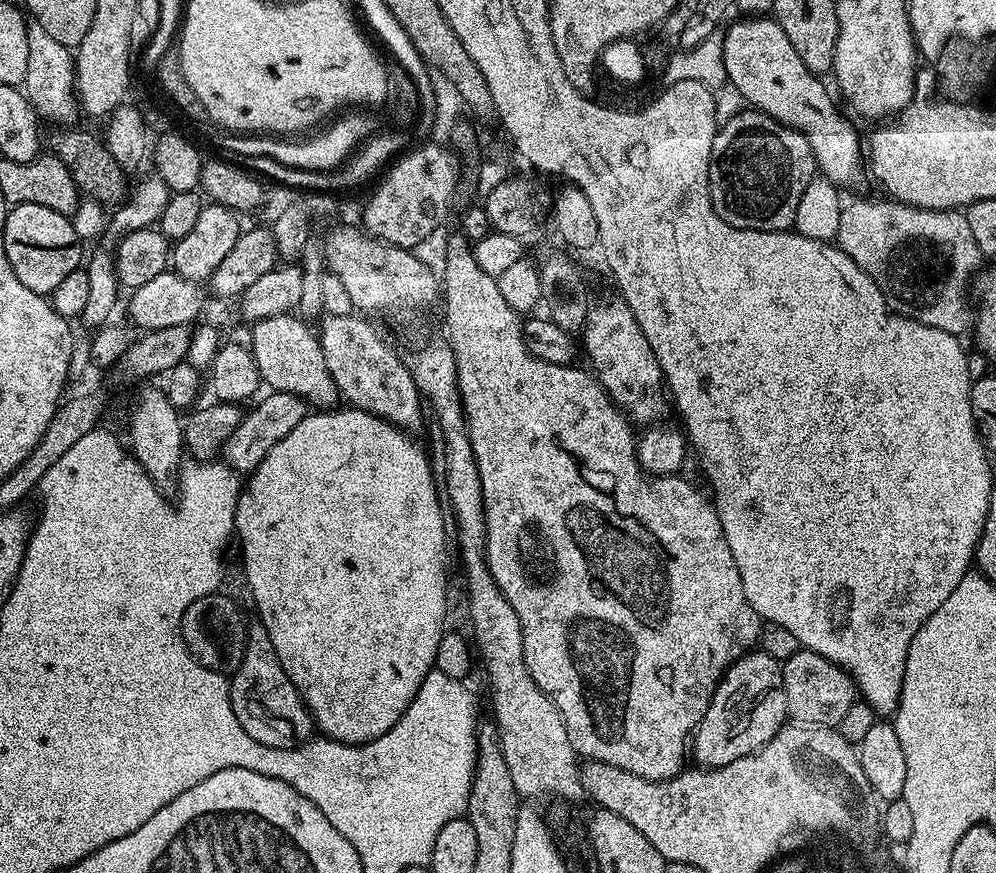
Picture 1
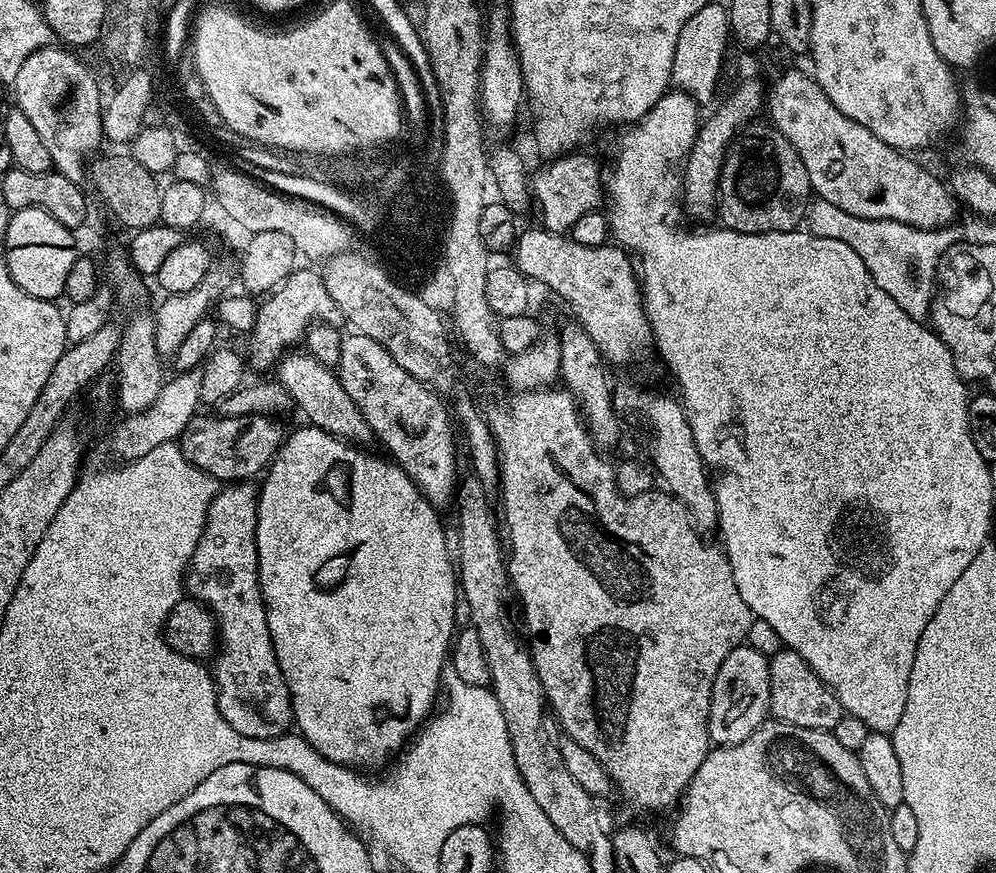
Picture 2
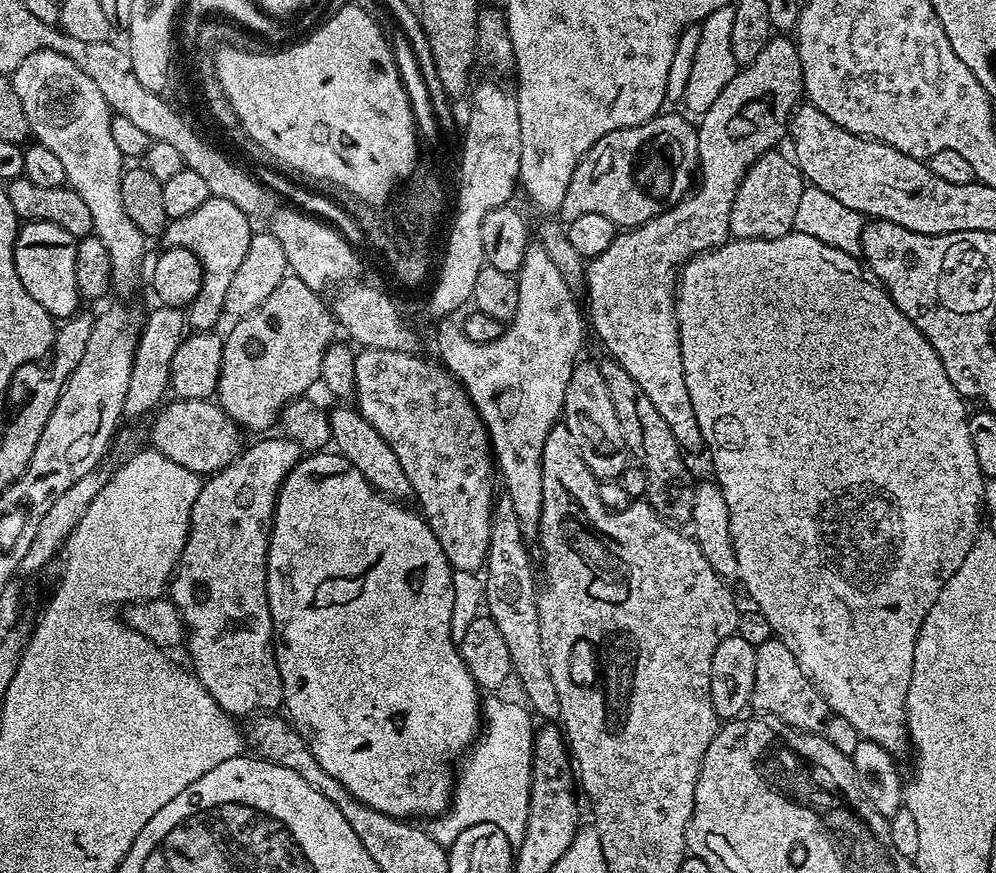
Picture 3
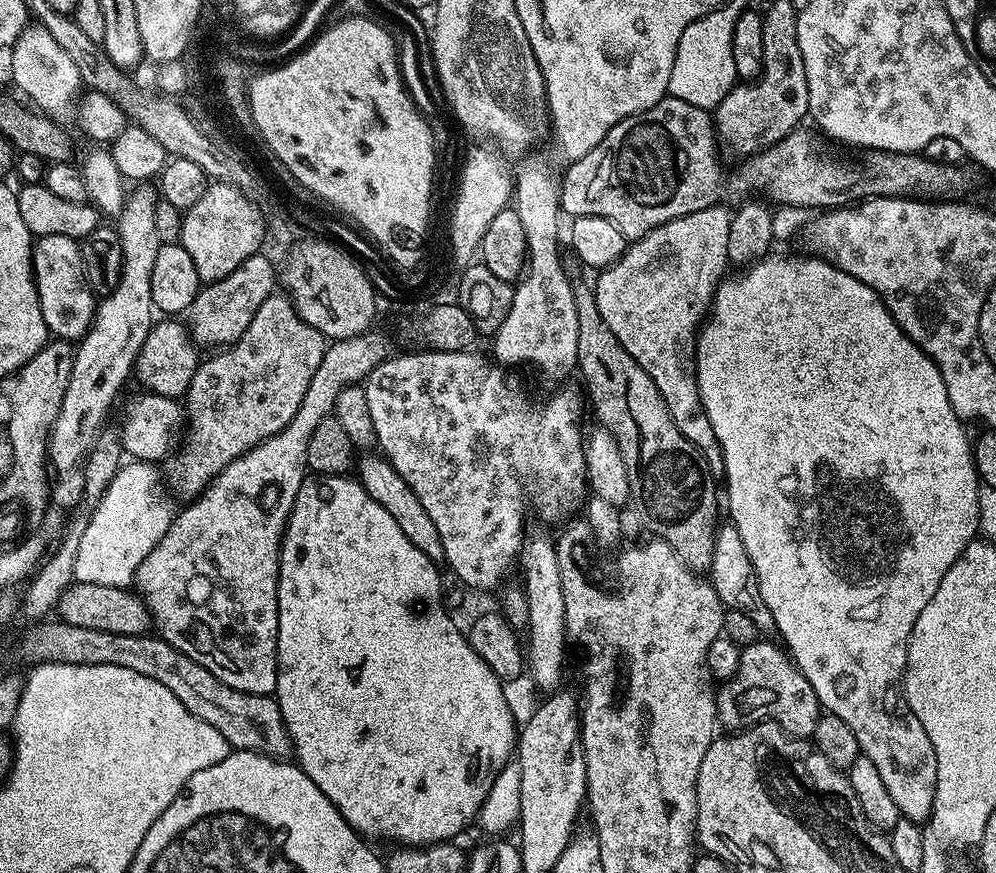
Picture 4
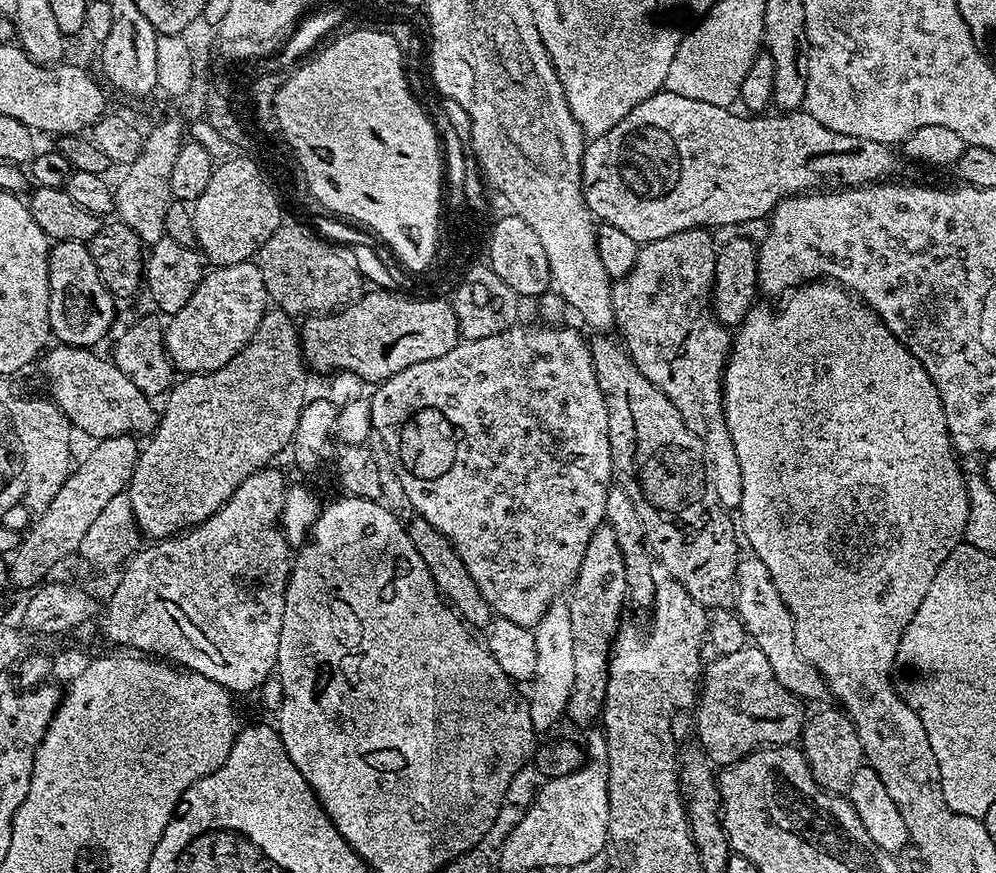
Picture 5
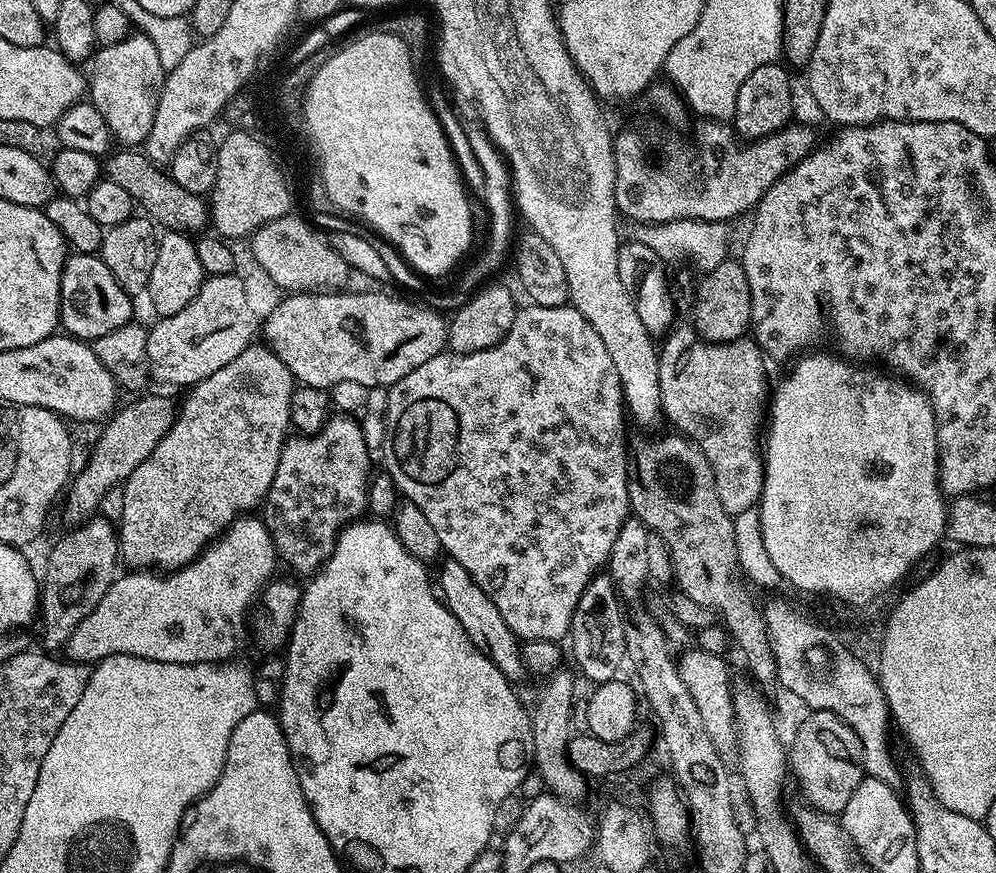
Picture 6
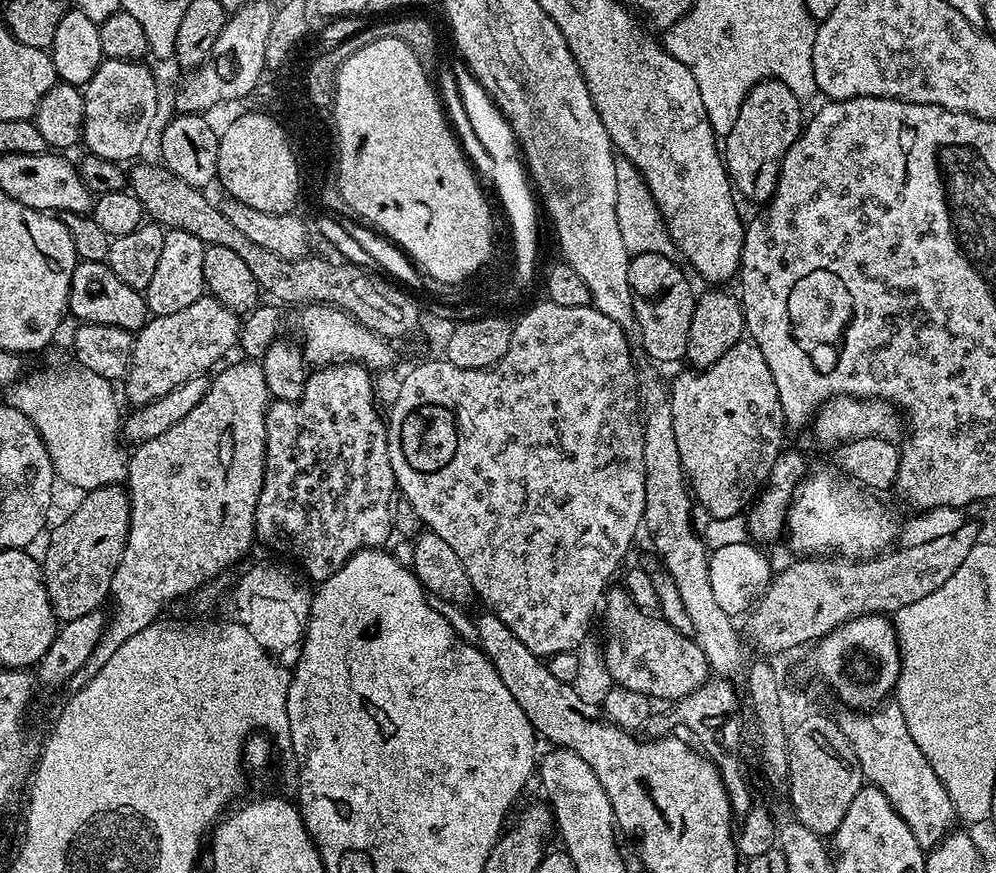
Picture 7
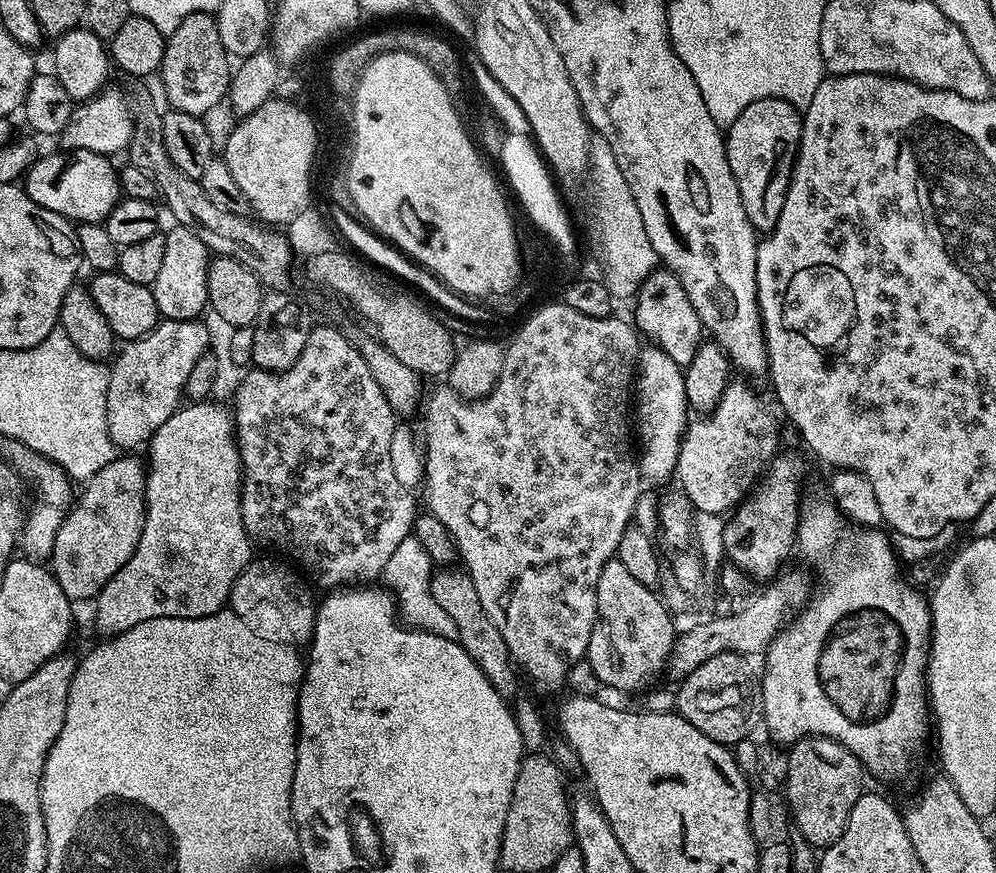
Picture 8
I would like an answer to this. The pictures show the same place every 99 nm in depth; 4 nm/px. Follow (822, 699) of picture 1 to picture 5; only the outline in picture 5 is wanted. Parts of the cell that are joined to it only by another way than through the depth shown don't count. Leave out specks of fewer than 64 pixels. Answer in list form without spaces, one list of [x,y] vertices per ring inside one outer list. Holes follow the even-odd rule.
[[[745,646],[734,654],[717,655],[715,659],[709,664],[707,661],[703,669],[704,685],[696,708],[699,747],[713,765],[738,762],[757,746],[792,744],[801,739],[806,719],[805,713],[800,713],[801,701],[774,678],[774,670],[770,670],[770,662],[766,662],[766,654],[760,648]],[[768,724],[776,724],[776,728],[768,728]]]

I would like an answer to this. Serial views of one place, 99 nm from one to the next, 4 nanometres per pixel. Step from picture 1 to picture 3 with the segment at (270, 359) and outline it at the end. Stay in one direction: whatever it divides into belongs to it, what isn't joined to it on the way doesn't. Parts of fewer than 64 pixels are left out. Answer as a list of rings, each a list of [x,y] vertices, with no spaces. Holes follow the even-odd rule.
[[[338,407],[342,408],[331,409],[328,412],[328,422],[332,431],[331,443],[335,451],[346,457],[354,466],[354,470],[358,470],[358,474],[362,474],[362,478],[366,478],[366,482],[370,482],[370,486],[380,495],[397,502],[407,501],[412,496],[410,478],[406,478],[406,470],[402,470],[398,457],[394,450],[390,450],[386,438],[382,438],[382,434],[378,434],[378,430],[374,430],[374,426],[370,426],[370,422],[366,422],[364,415],[355,407]]]

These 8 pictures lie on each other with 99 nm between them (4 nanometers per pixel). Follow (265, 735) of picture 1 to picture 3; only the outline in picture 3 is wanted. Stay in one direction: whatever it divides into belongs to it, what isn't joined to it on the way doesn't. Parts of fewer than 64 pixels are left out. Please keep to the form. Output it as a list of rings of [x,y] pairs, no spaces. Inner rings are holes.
[[[260,438],[257,444],[252,444],[243,449],[240,455],[237,456],[234,462],[230,462],[226,465],[226,467],[221,470],[221,472],[211,473],[201,483],[200,485],[200,493],[198,494],[198,498],[194,498],[194,506],[192,507],[192,513],[190,514],[190,522],[188,523],[188,537],[186,538],[186,546],[182,550],[182,554],[180,555],[180,563],[176,565],[176,571],[170,581],[170,599],[172,605],[180,611],[181,616],[184,618],[184,627],[186,629],[186,648],[189,648],[192,651],[192,664],[190,663],[191,671],[194,673],[197,680],[199,680],[200,685],[205,688],[206,691],[210,693],[210,695],[216,699],[216,705],[219,706],[222,712],[228,713],[229,717],[237,718],[236,716],[244,716],[243,718],[251,717],[253,714],[263,713],[265,710],[276,710],[283,705],[284,702],[284,683],[282,682],[282,678],[280,677],[280,671],[278,670],[278,666],[276,665],[276,654],[274,651],[274,637],[272,634],[272,619],[270,618],[270,606],[268,605],[268,595],[266,594],[266,574],[268,573],[268,534],[272,527],[272,519],[274,518],[274,510],[276,509],[276,496],[280,492],[280,487],[282,486],[282,482],[286,477],[290,474],[290,470],[295,466],[296,463],[302,458],[302,453],[300,451],[300,447],[296,445],[293,440],[289,440],[287,438],[279,438],[280,440],[264,440],[268,438]]]

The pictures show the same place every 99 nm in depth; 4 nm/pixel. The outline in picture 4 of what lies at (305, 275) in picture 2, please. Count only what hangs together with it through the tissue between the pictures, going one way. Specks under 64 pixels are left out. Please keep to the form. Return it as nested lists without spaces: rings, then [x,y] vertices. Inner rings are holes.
[[[273,294],[268,296],[266,302],[262,302],[262,306],[258,306],[258,314],[254,314],[250,326],[246,326],[246,330],[241,334],[240,339],[227,345],[223,350],[217,351],[220,352],[217,356],[210,357],[205,364],[203,361],[196,369],[196,374],[188,387],[186,397],[186,435],[183,437],[178,451],[169,456],[166,461],[166,467],[168,467],[168,472],[166,468],[166,480],[171,491],[175,495],[177,492],[182,498],[181,501],[191,502],[195,500],[223,468],[230,466],[230,462],[234,462],[239,456],[246,455],[251,448],[256,448],[264,440],[268,440],[274,434],[282,431],[298,414],[298,406],[302,406],[302,398],[306,398],[306,386],[310,386],[310,378],[314,378],[314,372],[318,370],[318,364],[322,362],[325,347],[326,337],[318,330],[314,330],[314,326],[310,326],[296,313],[296,307],[292,305],[292,301],[288,299],[287,295]]]

